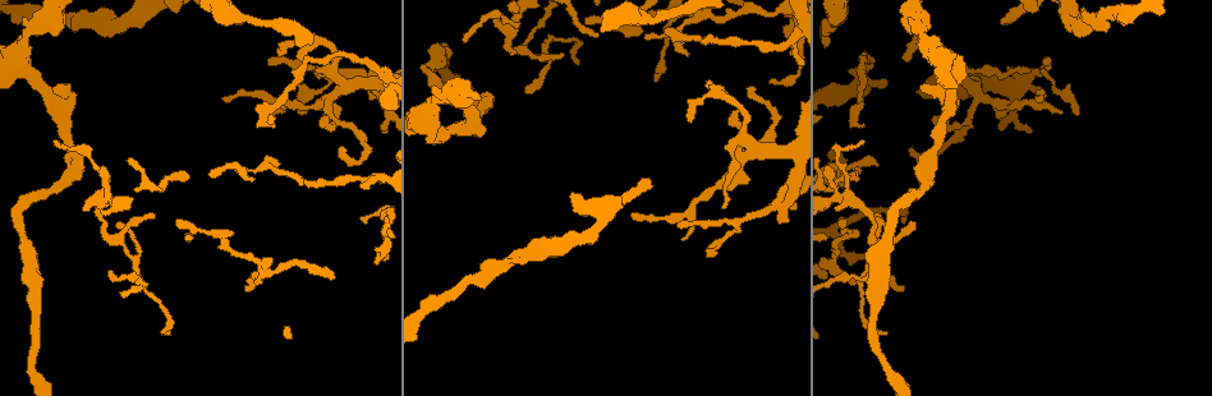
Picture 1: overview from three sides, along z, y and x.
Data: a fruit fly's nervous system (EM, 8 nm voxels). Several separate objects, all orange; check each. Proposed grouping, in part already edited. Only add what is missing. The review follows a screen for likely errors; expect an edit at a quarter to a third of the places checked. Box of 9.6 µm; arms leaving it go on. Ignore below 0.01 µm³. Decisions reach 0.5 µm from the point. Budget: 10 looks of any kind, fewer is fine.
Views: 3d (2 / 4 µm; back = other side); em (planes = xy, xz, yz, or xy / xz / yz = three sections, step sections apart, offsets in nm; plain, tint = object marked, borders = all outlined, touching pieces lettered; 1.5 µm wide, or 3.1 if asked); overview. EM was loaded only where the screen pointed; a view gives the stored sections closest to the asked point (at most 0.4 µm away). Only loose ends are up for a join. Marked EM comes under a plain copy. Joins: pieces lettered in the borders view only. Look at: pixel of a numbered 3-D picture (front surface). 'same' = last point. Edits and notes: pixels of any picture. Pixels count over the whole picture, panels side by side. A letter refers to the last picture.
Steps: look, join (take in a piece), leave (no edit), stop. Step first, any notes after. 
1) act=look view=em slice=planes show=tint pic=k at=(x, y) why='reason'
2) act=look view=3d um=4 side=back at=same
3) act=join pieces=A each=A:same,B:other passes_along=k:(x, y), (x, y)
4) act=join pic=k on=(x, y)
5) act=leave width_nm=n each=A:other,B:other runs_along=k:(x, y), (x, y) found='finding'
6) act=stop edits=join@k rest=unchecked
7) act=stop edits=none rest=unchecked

act=look view=3d um=2 pic=1 at=(58, 87)

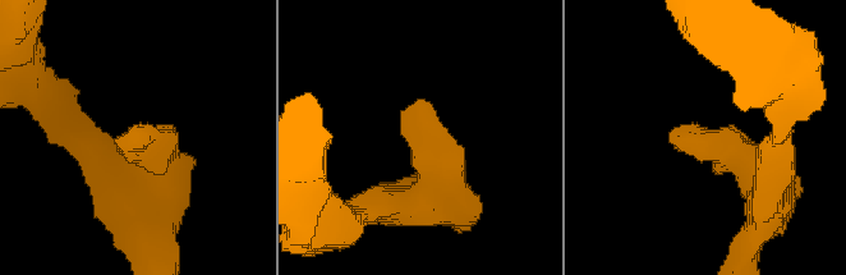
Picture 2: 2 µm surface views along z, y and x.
act=look view=em slice=planes show=borders pic=2 at=(418, 102) why='need the tissue'

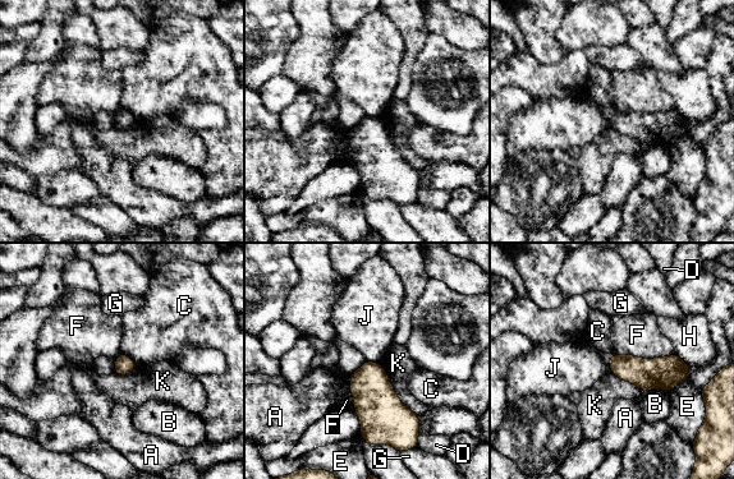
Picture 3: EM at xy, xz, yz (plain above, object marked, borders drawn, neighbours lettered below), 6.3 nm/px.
act=leave each=A:other,B:other,C:other,D:other,E:other,F:other,G:other,H:other,J:other,K:other border=3:(366, 360), (377, 363) found='none of them fits'

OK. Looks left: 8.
act=look view=em slice=planes show=borders pic=1 at=(781, 220) why='an open end'

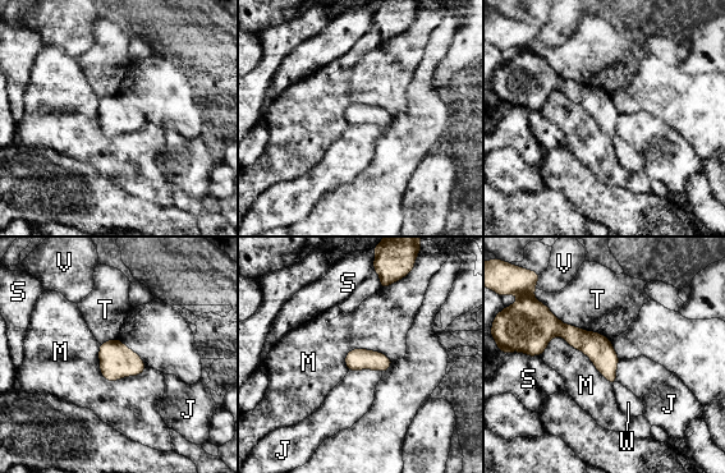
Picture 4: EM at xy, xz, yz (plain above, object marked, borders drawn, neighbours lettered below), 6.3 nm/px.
act=join pieces=W each=J:other,M:other,S:other,T:other,V:other,W:same passes_along=4:(597, 348), (614, 382), (628, 403) found='the neuron continues'

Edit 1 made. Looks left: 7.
act=look view=overview

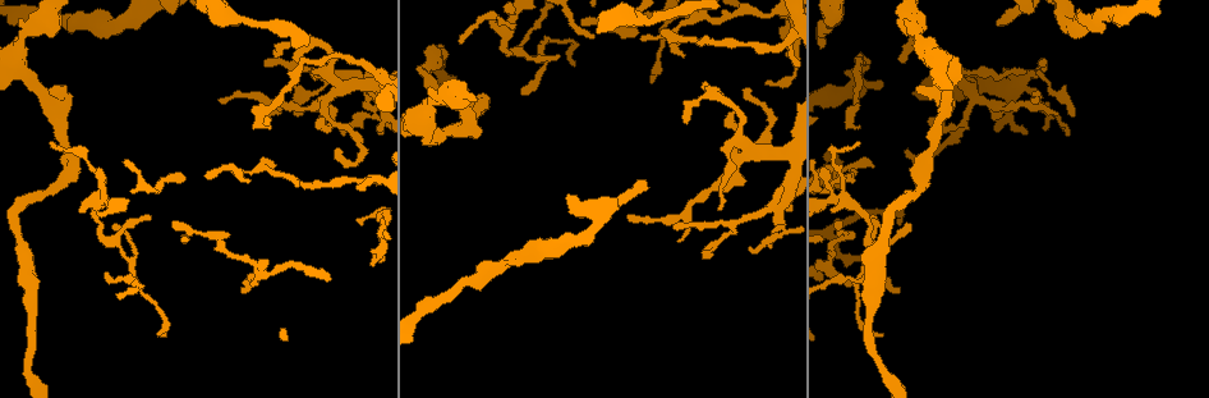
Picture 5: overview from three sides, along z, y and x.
act=look view=3d um=4 pic=5 at=(1032, 98) why='branch stops here'

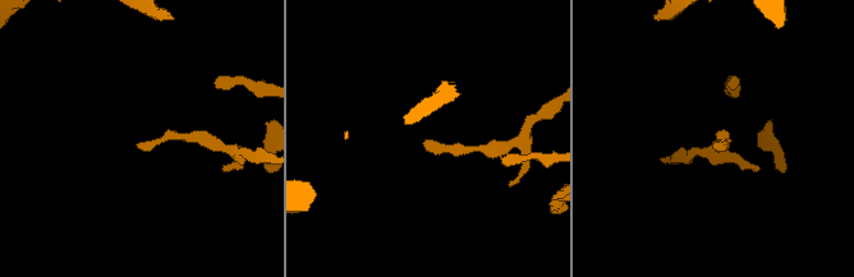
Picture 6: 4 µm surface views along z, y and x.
act=look view=em slice=planes show=borders pic=6 at=(719, 144)

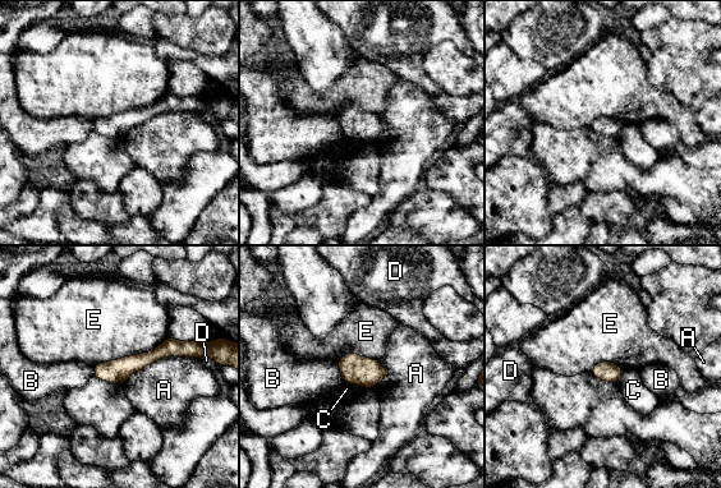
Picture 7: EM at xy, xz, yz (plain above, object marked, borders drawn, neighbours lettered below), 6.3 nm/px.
act=leave each=A:other,B:other,C:other,D:other,E:other border=7:(169, 336), (148, 351), (93, 367) found='no lettered piece goes on from it'

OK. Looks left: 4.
act=look view=3d um=4 pic=5 at=(277, 56) why='branch stops here'

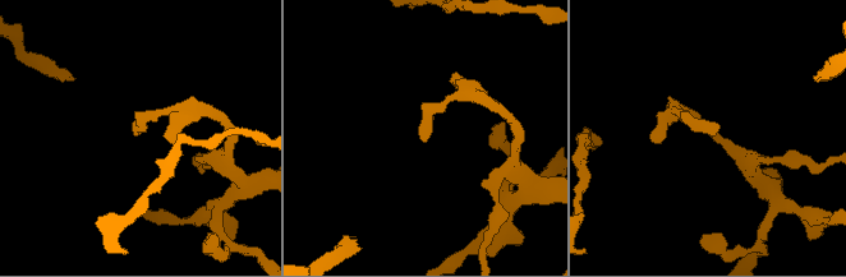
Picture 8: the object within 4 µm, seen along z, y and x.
act=look view=em slice=xz step=4 show=borders pic=8 at=(421, 135) why='shape alone is not enough'

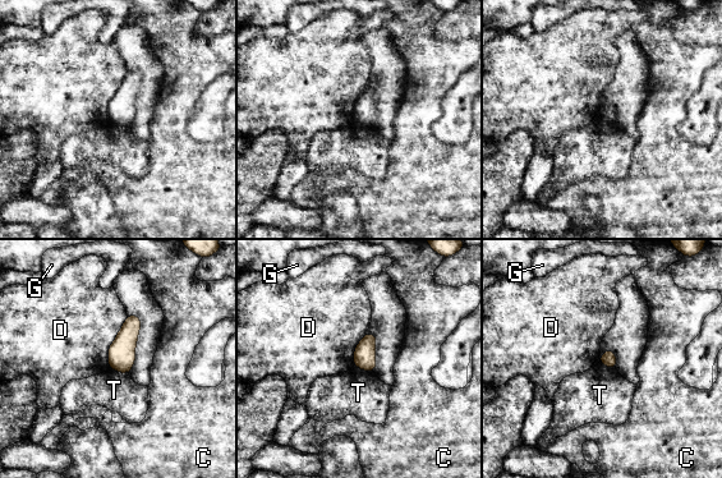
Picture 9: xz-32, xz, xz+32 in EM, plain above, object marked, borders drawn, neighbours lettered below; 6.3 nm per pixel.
act=look view=em slice=yz step=8 show=borders at=same

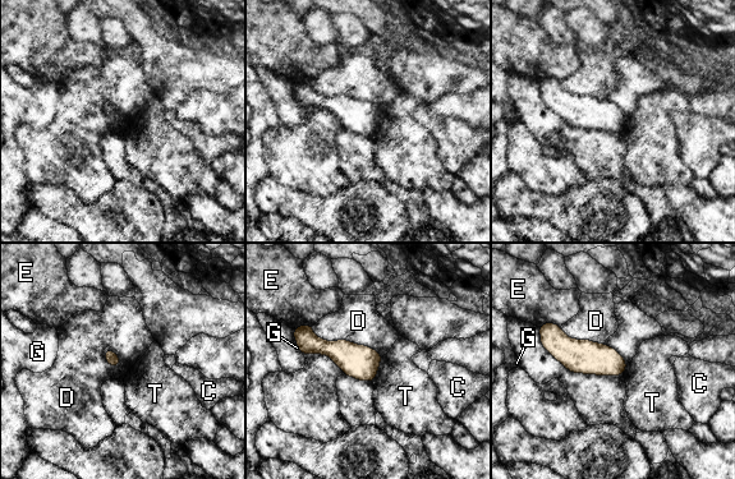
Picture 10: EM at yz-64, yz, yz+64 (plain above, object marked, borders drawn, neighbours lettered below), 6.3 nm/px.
act=leave each=C:other,D:other,E:other,G:other,T:other border=10:(311, 326), (381, 357) found='no lettered piece goes on from it'

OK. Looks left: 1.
act=stop edits=join@4 rest=unchecked

